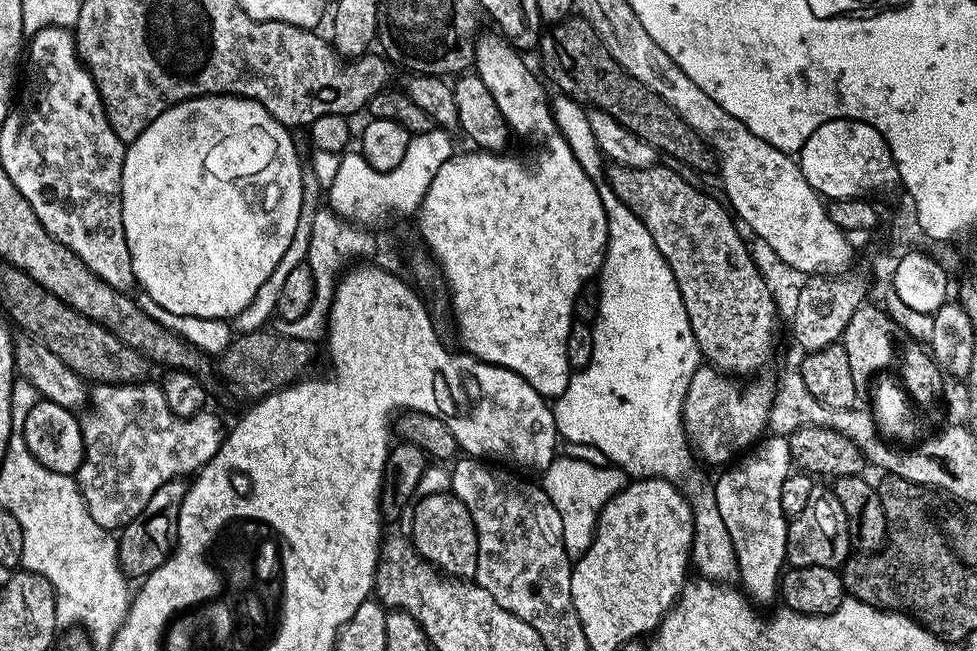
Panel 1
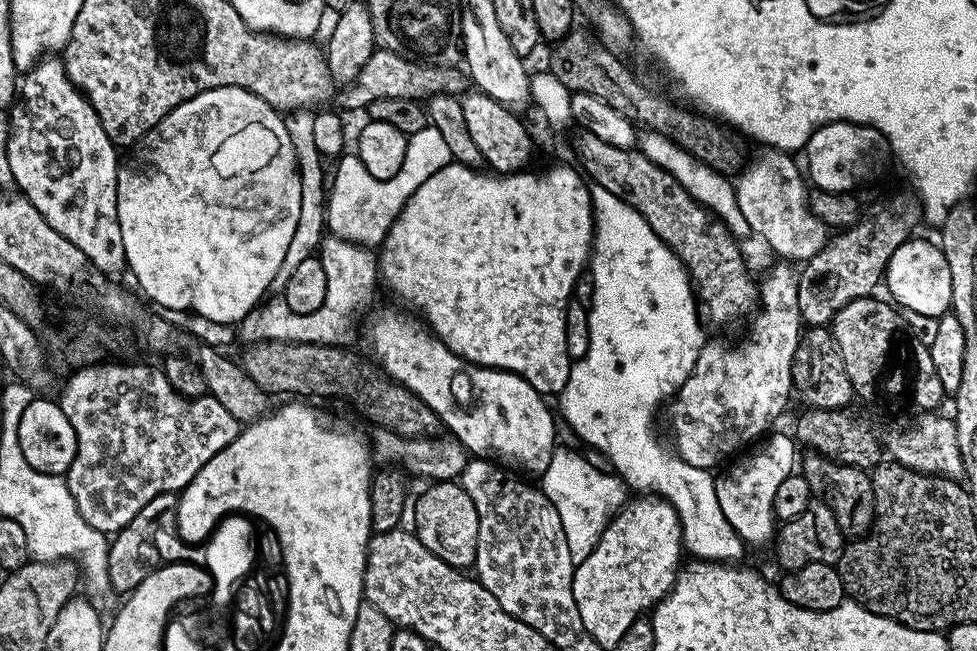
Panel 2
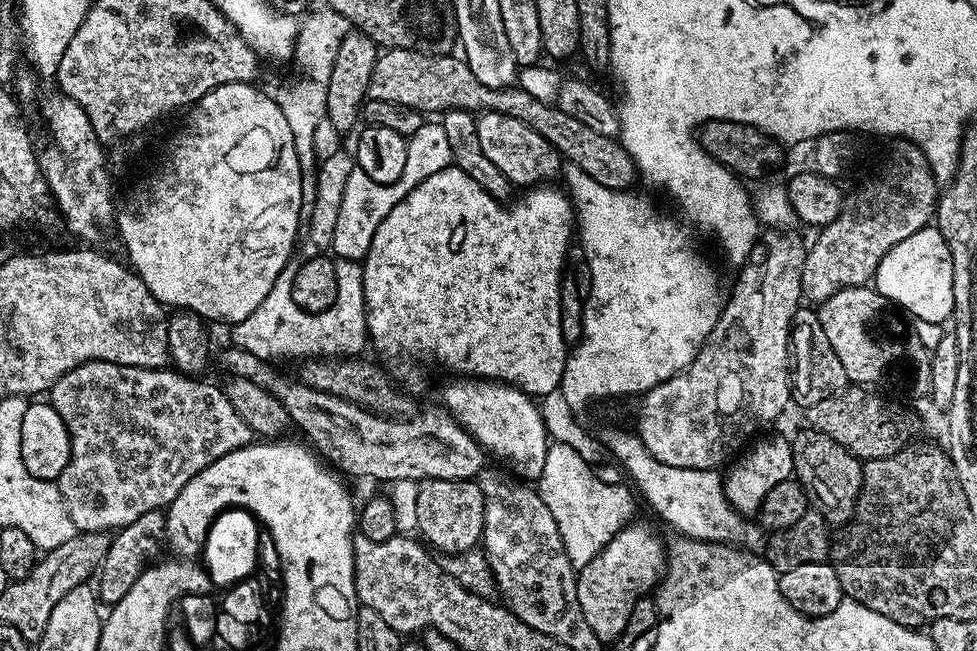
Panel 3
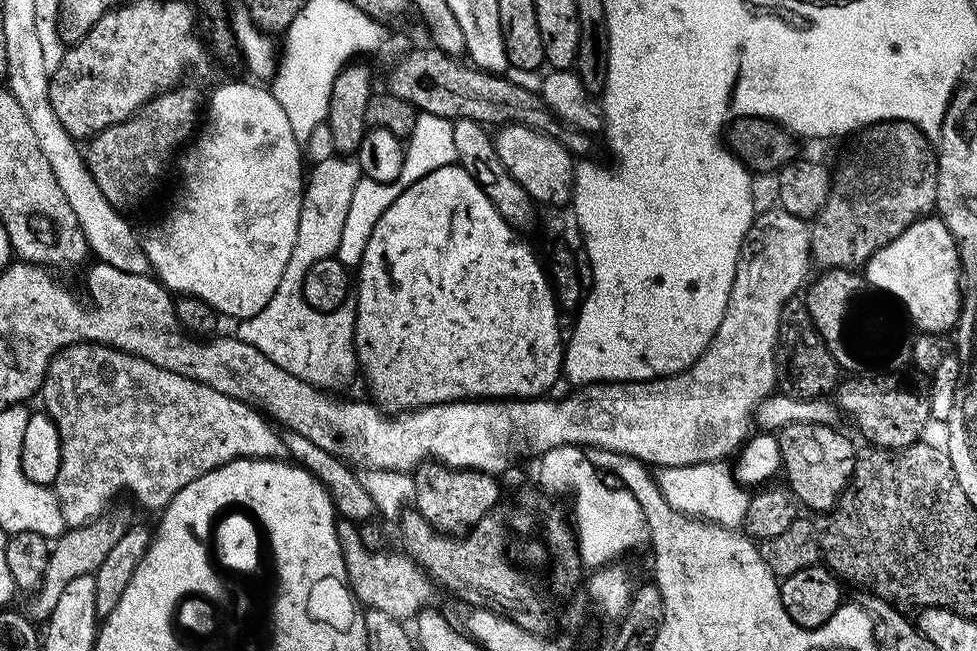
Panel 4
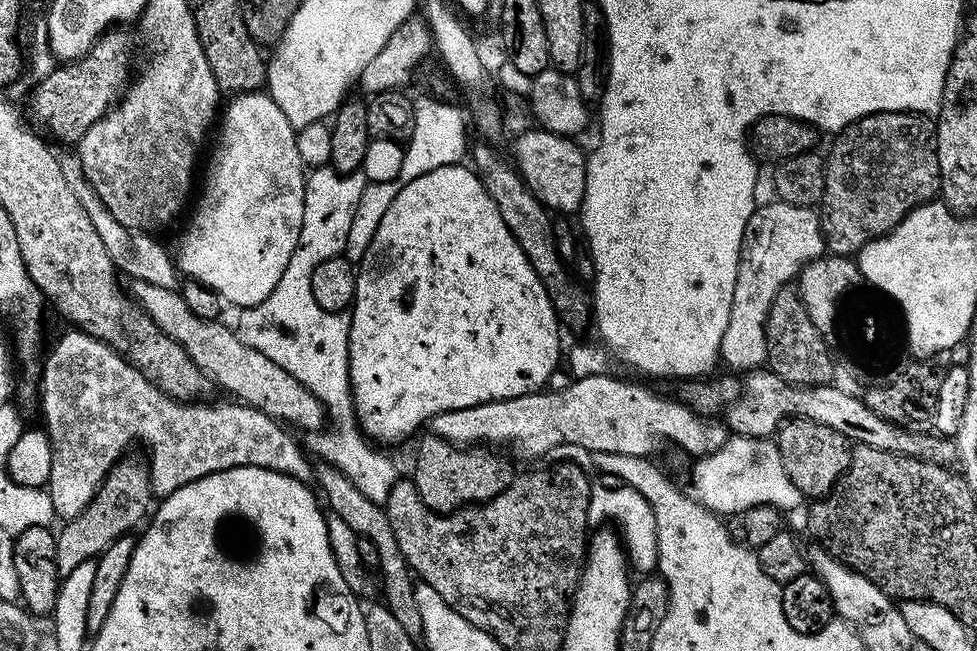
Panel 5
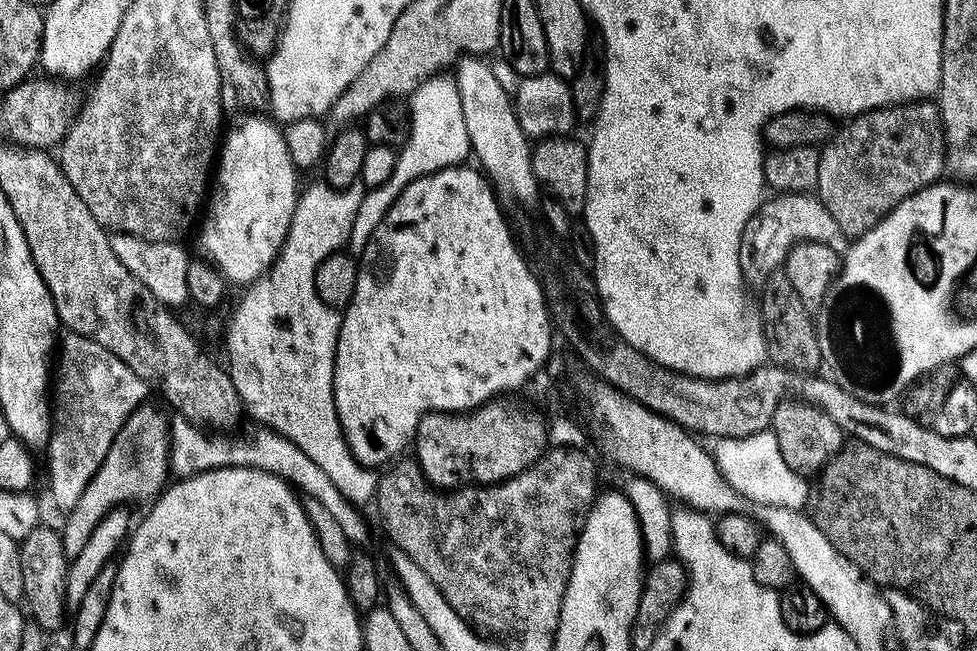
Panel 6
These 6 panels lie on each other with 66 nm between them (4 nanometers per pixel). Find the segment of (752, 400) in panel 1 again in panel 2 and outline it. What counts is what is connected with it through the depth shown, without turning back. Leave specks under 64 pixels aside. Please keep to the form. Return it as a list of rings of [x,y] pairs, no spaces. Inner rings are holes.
[[[776,263],[780,264],[769,270],[764,281],[759,281],[760,309],[751,317],[748,337],[737,344],[705,343],[698,362],[694,362],[694,370],[667,405],[668,424],[676,439],[674,450],[690,466],[719,469],[729,458],[763,437],[783,414],[788,399],[793,399],[792,369],[797,367],[802,343],[798,272],[791,263]]]

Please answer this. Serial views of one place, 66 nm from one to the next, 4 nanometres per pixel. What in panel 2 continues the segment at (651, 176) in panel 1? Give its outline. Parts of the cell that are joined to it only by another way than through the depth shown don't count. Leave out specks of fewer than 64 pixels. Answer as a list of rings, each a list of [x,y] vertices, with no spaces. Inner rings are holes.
[[[583,130],[577,133],[574,156],[580,159],[583,175],[595,187],[610,190],[610,194],[627,200],[684,263],[701,317],[706,318],[709,325],[751,317],[758,308],[758,284],[755,279],[752,281],[748,264],[740,253],[741,241],[732,235],[728,225],[698,203],[670,173],[646,158],[643,152],[610,146]]]

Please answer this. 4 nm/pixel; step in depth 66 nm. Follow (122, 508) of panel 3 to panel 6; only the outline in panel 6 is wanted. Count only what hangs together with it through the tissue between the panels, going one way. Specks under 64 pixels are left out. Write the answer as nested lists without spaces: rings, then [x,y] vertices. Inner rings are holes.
[[[68,334],[58,344],[58,359],[54,364],[54,391],[50,396],[52,410],[52,433],[48,439],[46,455],[48,455],[48,492],[52,500],[66,514],[82,498],[82,490],[94,478],[98,466],[102,466],[102,458],[106,458],[106,450],[110,450],[110,442],[122,430],[126,418],[136,408],[145,403],[150,393],[148,385],[134,374],[130,367],[115,357],[110,350],[103,349],[90,338]],[[176,418],[171,421],[170,435],[172,437],[172,451],[170,453],[170,472],[173,477],[187,478],[197,476],[200,472],[208,472],[211,468],[257,468],[263,472],[269,472],[275,476],[280,476],[293,489],[299,490],[304,496],[318,498],[330,514],[342,526],[342,534],[353,545],[360,546],[364,540],[364,531],[368,524],[360,517],[360,512],[356,508],[351,508],[347,504],[345,493],[334,486],[334,482],[326,475],[326,470],[322,466],[317,466],[311,458],[306,458],[290,438],[282,438],[273,428],[263,426],[253,427],[253,432],[248,432],[245,436],[230,436],[234,434],[212,434],[207,436],[205,429],[201,425],[192,423],[183,418]]]

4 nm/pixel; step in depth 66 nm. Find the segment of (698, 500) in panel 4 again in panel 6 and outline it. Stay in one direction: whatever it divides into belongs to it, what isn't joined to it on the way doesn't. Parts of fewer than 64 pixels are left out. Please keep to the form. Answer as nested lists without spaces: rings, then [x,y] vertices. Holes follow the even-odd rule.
[[[770,430],[759,432],[758,434],[746,435],[742,438],[718,438],[715,441],[716,446],[712,448],[713,460],[716,462],[716,468],[723,474],[727,481],[740,496],[744,496],[753,505],[772,505],[785,506],[787,509],[802,510],[810,500],[810,486],[805,477],[790,470],[786,462],[782,459],[781,450],[778,448],[777,436]]]

